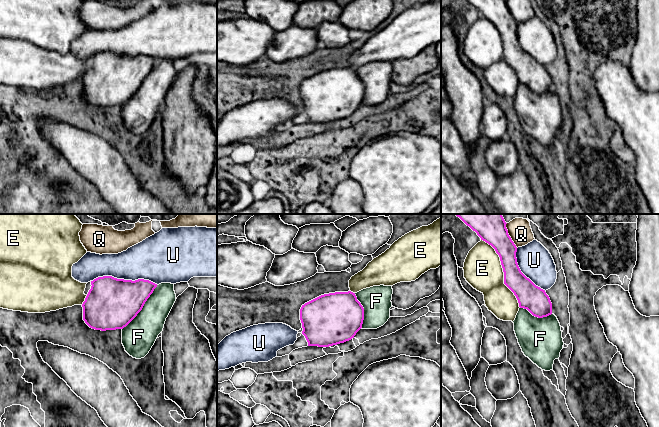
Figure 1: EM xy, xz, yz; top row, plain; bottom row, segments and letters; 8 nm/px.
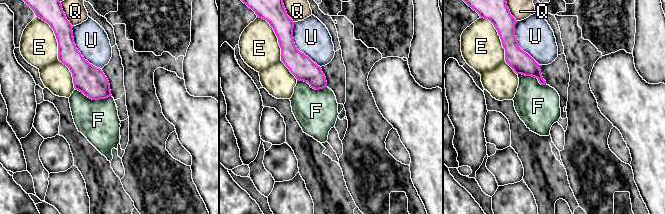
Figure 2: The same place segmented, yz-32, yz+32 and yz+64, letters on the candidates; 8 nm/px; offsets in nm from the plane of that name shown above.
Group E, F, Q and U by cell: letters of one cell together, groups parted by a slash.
E / F / Q U

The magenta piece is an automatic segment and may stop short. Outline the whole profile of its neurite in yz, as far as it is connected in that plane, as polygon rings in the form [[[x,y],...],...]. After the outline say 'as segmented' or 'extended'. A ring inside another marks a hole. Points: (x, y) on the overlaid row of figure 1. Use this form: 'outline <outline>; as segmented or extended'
outline [[[502,214],[455,215],[475,231],[481,240],[491,245],[500,257],[504,284],[514,293],[520,307],[513,323],[522,352],[542,370],[553,370],[554,360],[559,359],[564,345],[561,326],[557,317],[552,313],[552,303],[545,290],[536,286],[521,272],[516,258],[517,247],[508,234],[507,223]]]; extended

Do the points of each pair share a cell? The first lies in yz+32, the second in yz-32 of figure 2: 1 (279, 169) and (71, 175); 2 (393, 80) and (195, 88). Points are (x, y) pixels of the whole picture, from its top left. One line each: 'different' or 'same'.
1: different
2: different

